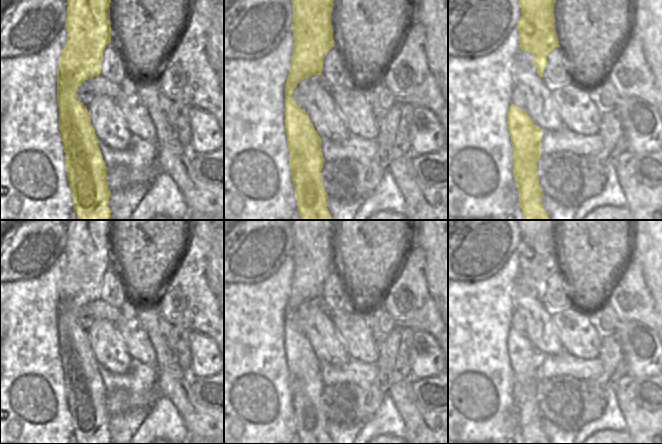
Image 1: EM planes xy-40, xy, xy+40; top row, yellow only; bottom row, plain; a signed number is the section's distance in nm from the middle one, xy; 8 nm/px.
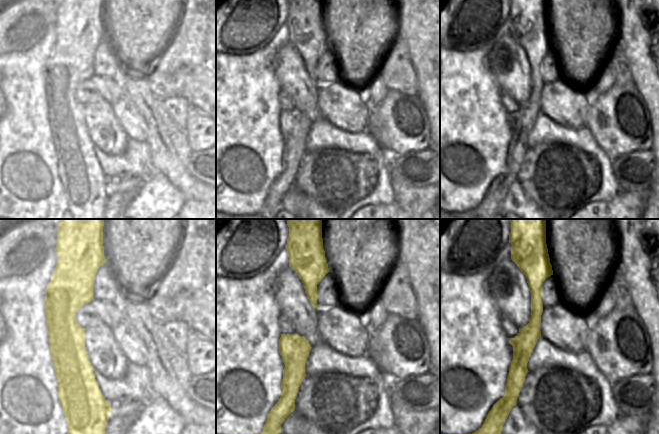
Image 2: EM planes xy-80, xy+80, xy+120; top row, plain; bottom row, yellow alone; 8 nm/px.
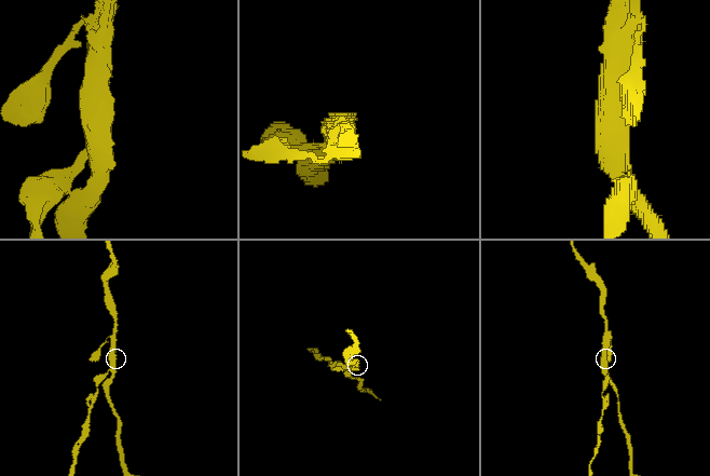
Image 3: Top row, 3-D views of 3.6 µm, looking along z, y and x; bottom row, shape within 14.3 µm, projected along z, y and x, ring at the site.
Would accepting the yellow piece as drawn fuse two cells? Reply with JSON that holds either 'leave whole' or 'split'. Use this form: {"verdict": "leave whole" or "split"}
{"verdict": "split"}

